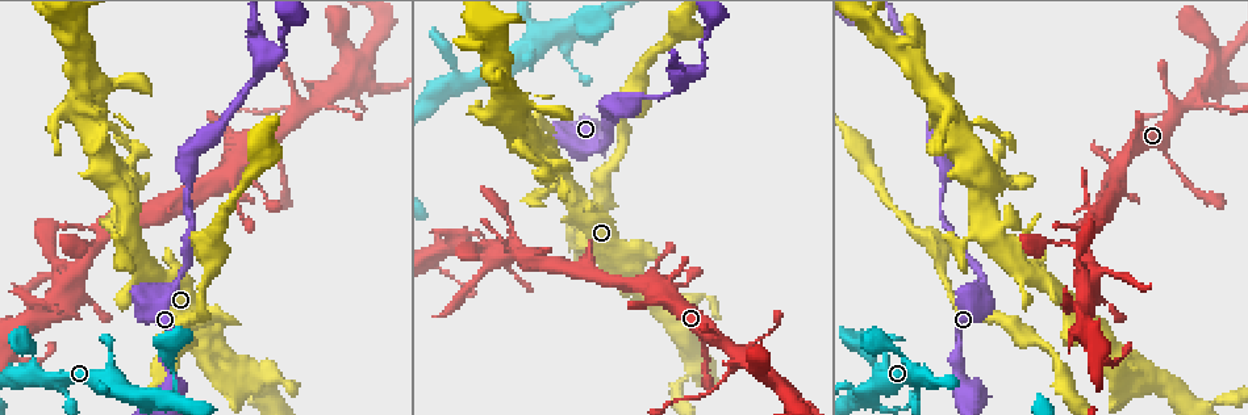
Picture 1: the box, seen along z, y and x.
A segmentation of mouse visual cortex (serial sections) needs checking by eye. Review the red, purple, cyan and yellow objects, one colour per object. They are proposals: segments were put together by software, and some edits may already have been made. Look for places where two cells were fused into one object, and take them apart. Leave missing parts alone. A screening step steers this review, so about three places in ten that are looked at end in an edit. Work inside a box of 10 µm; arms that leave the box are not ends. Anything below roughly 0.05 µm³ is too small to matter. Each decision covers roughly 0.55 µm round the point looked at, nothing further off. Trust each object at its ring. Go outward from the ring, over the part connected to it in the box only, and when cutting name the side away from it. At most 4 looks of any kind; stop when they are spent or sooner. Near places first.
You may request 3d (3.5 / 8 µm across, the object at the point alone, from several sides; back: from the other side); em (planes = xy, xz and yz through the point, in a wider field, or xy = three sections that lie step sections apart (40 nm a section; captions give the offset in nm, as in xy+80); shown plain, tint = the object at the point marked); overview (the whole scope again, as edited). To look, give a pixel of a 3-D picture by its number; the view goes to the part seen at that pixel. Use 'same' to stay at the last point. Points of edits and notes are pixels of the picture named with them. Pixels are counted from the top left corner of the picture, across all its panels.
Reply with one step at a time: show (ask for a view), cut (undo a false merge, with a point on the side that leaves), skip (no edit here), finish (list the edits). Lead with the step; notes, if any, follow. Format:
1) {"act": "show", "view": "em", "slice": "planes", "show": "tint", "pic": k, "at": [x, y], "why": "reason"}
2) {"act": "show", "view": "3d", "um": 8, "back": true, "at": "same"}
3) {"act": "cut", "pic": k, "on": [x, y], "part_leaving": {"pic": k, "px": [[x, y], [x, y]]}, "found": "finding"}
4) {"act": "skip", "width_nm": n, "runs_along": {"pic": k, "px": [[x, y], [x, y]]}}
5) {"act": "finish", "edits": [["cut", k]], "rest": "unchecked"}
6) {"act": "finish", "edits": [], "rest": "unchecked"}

{"act": "show", "view": "em", "slice": "planes", "show": "tint", "pic": 1, "at": [356, 63], "why": "four or more arms meet"}

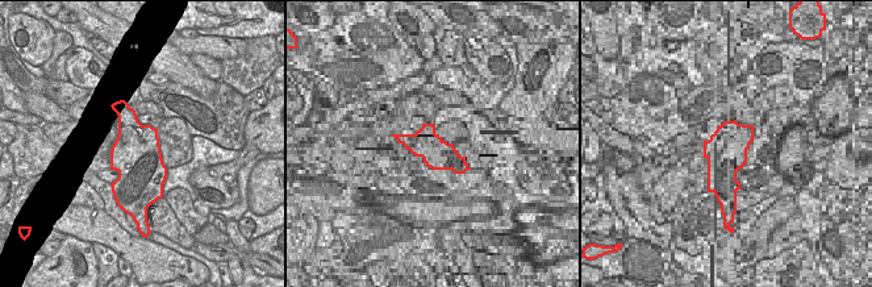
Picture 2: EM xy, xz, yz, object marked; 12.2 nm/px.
{"act": "show", "view": "3d", "um": 3.5, "at": "same"}

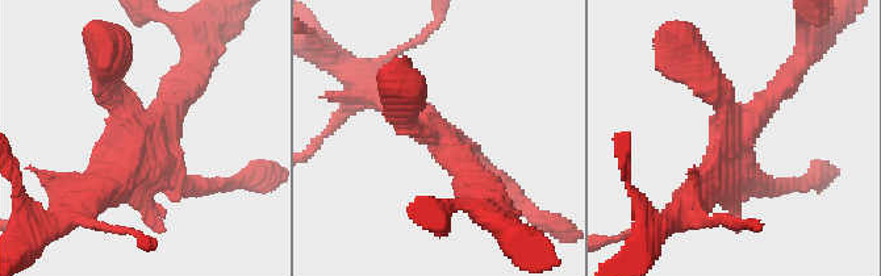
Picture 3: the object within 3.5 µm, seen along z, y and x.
{"act": "skip", "width_nm": 600, "runs_along": {"pic": 3, "px": [[91, 200], [143, 139], [107, 67]]}, "found": "one cell here"}

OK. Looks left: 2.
{"act": "show", "view": "3d", "um": 3.5, "pic": 1, "at": [687, 72], "why": "a fork"}

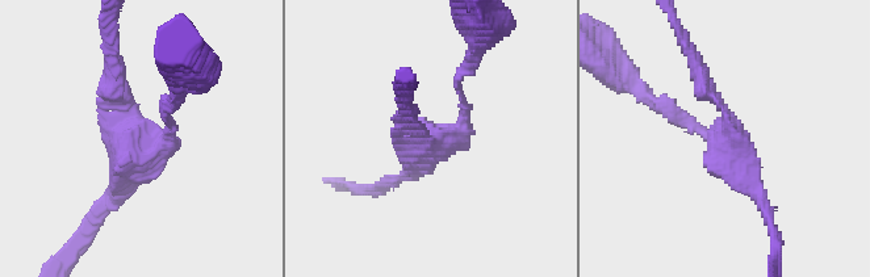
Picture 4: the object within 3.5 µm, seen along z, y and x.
{"act": "show", "view": "em", "slice": "xy", "step": 2, "show": "tint", "pic": 4, "at": [137, 154], "arms": 3, "arm_widths_nm": [100, 150, 150]}

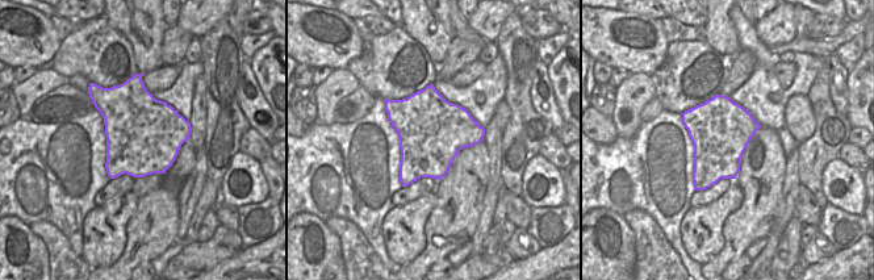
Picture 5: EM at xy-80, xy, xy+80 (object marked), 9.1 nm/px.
{"act": "skip", "runs_along": {"pic": 4, "px": [[769, 217], [728, 143], [674, 112]]}, "found": "continuous, no second cell"}

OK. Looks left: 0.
{"act": "finish", "edits": [], "rest": "unchecked"}

